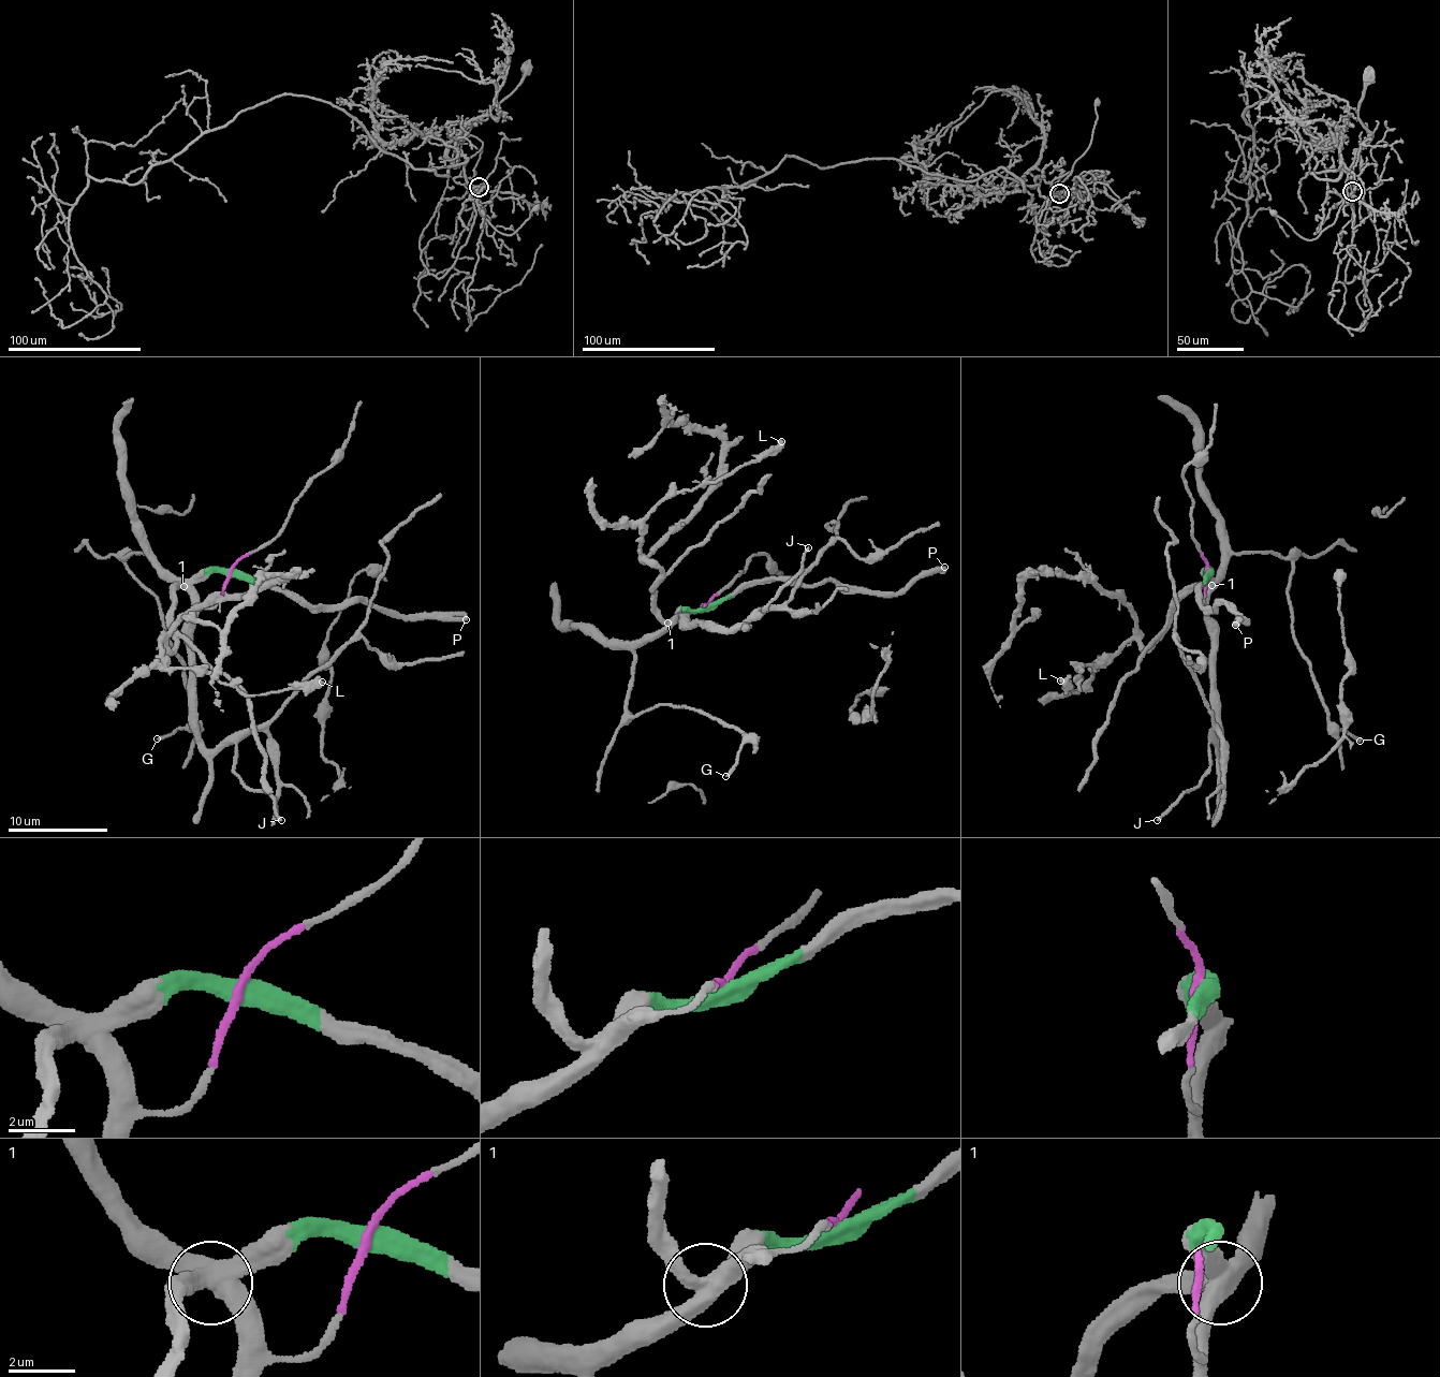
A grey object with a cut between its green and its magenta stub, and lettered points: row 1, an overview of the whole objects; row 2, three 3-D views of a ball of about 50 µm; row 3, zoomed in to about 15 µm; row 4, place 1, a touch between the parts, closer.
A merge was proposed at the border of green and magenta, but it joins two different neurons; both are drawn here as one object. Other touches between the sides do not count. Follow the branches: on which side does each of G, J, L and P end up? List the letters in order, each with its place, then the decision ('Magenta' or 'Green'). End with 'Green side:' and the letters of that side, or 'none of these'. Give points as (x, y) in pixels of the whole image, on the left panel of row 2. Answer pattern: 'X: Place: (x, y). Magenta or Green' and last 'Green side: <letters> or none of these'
G: Place: (157, 738). Magenta
J: Place: (281, 820). Magenta
L: Place: (322, 682). Green
P: Place: (466, 619). Green
Green side: L, P

